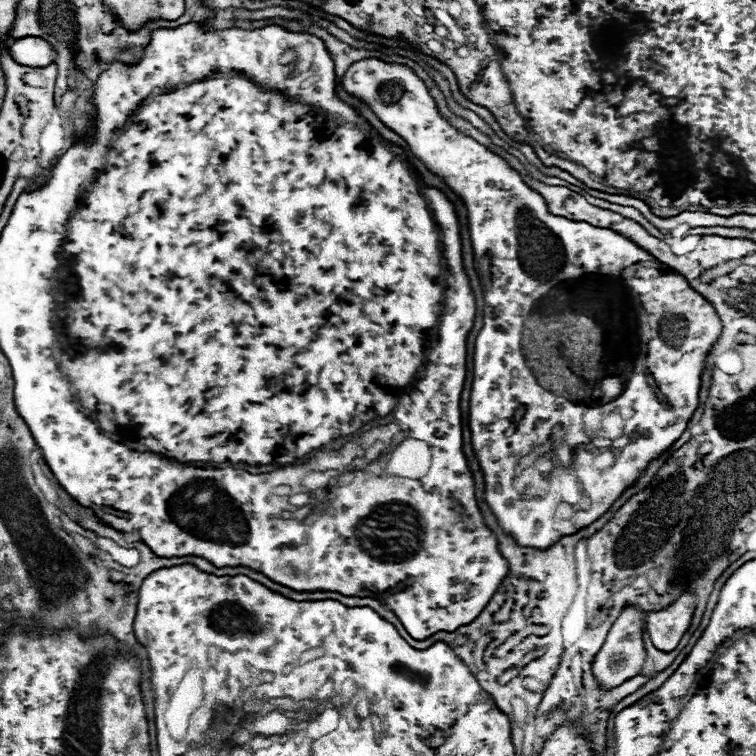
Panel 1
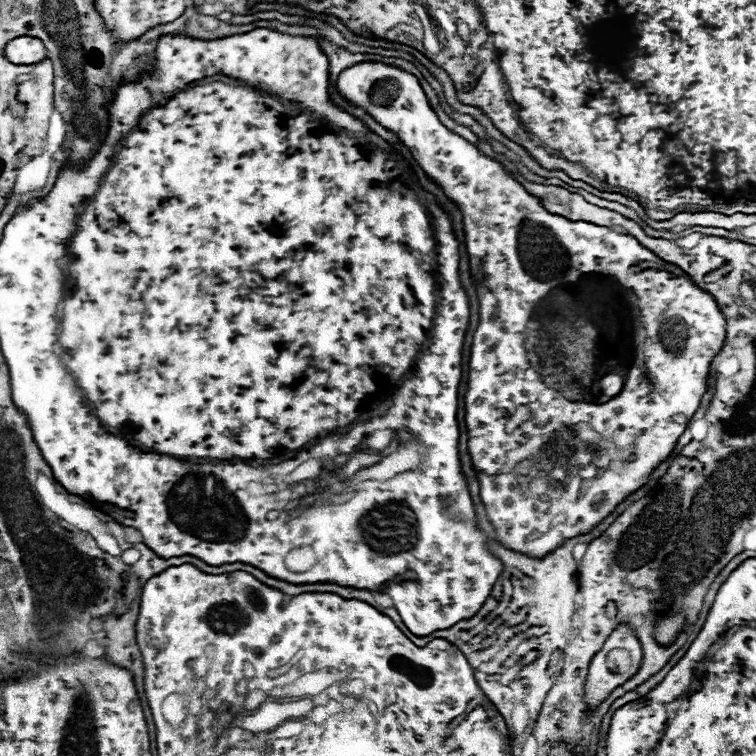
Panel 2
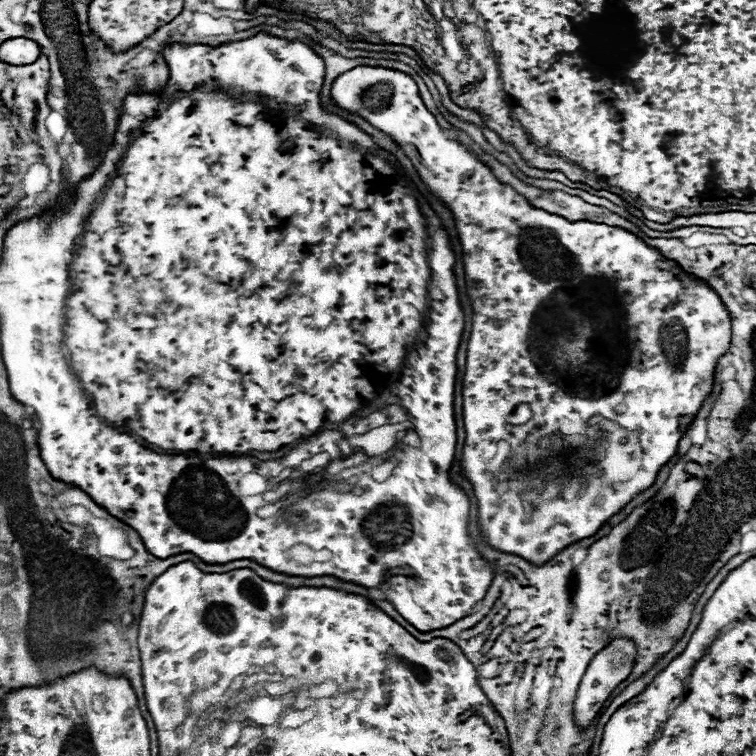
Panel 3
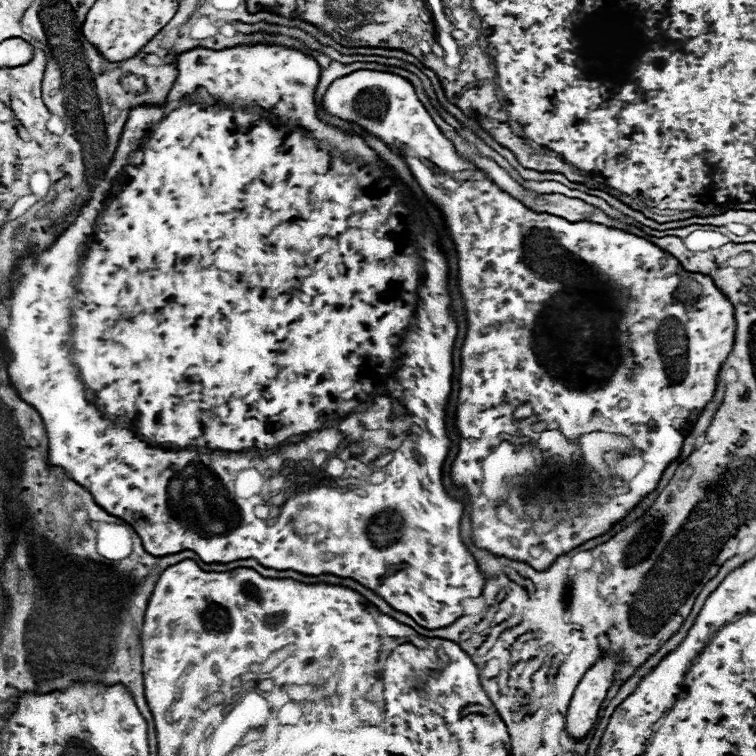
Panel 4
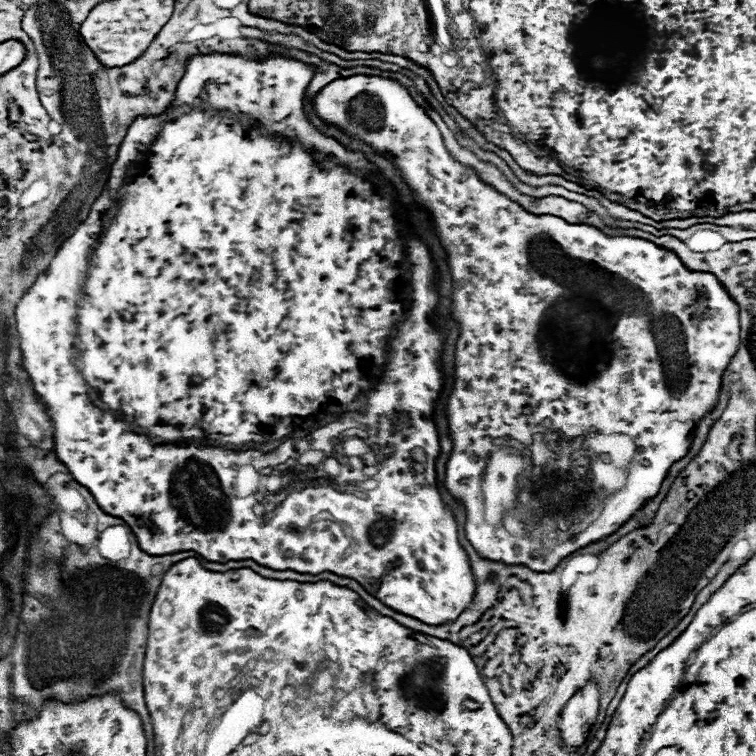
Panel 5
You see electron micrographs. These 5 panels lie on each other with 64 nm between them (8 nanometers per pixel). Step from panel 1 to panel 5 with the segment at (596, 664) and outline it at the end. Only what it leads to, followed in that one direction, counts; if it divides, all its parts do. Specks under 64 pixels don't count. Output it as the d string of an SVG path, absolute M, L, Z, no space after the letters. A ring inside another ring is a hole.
M590 682L576 696L572 696L560 712L558 730L564 748L578 748L588 740L598 714L598 696L596 684Z

